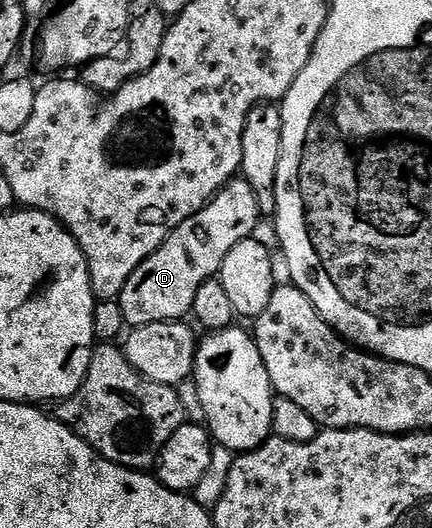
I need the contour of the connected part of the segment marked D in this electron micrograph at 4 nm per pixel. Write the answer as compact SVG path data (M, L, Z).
M241 176L231 178L214 195L213 202L208 203L188 220L184 220L184 224L180 224L180 228L170 233L168 240L164 240L164 244L156 252L152 252L152 256L148 256L148 260L144 260L144 264L140 264L136 272L132 272L128 284L124 284L122 295L116 299L124 312L127 327L133 328L157 322L177 322L185 319L193 311L196 292L200 292L200 284L204 284L221 271L224 256L228 256L228 252L232 252L232 248L236 248L240 240L255 237L254 229L258 226L258 218L262 217L262 209L258 206L258 197L252 184L248 184Z

